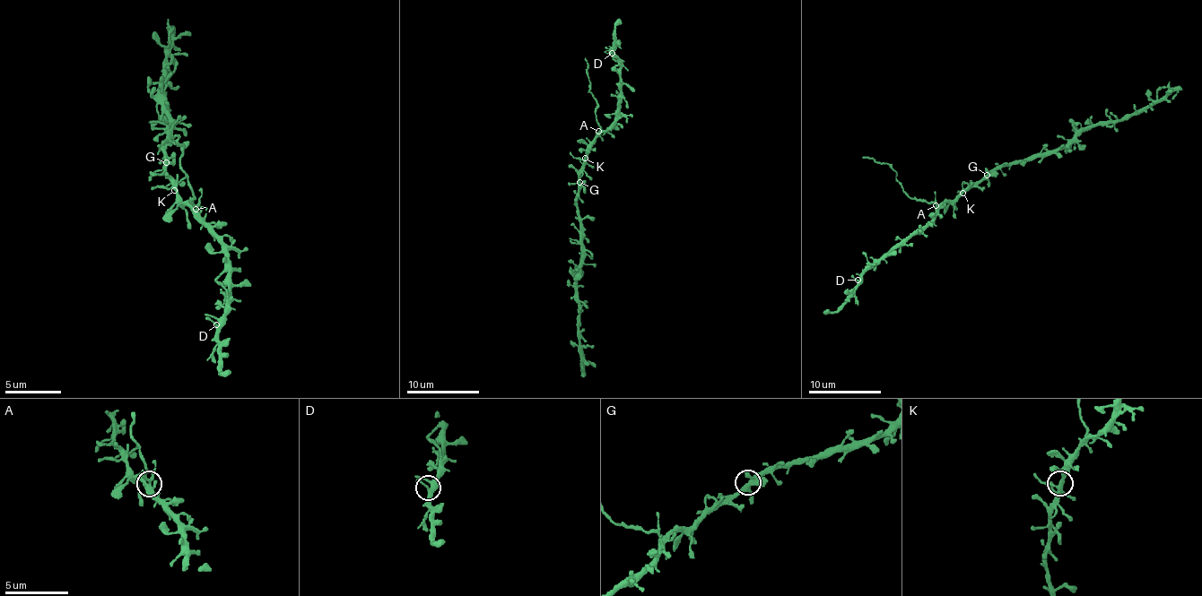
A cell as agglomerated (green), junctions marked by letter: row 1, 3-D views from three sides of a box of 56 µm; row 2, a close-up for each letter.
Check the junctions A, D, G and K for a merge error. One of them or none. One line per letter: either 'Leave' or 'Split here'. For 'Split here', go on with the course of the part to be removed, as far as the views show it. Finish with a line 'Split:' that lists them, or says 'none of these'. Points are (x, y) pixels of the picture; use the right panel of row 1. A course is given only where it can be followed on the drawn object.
A: Split here. Course of the part to remove: (936, 205), (923, 198), (910, 198), (895, 178), (895, 173), (886, 163), (863, 156)
D: Leave
G: Leave
K: Leave
Split: A

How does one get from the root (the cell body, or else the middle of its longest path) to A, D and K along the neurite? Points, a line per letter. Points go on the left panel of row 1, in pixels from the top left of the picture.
A: (166, 165), (177, 195), (196, 210)
D: (166, 165), (177, 195), (222, 240), (224, 249), (228, 313), (216, 324)
K: (166, 165), (166, 176), (174, 190)

